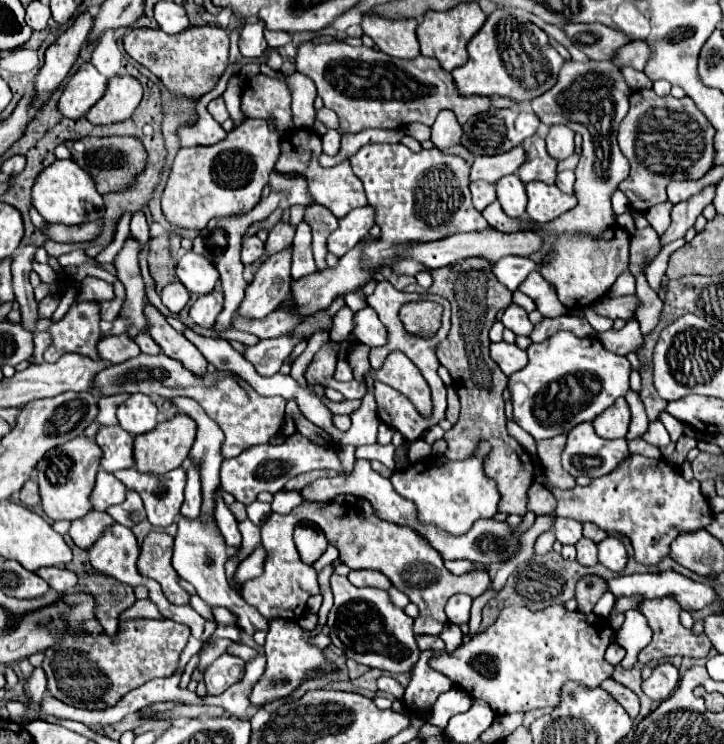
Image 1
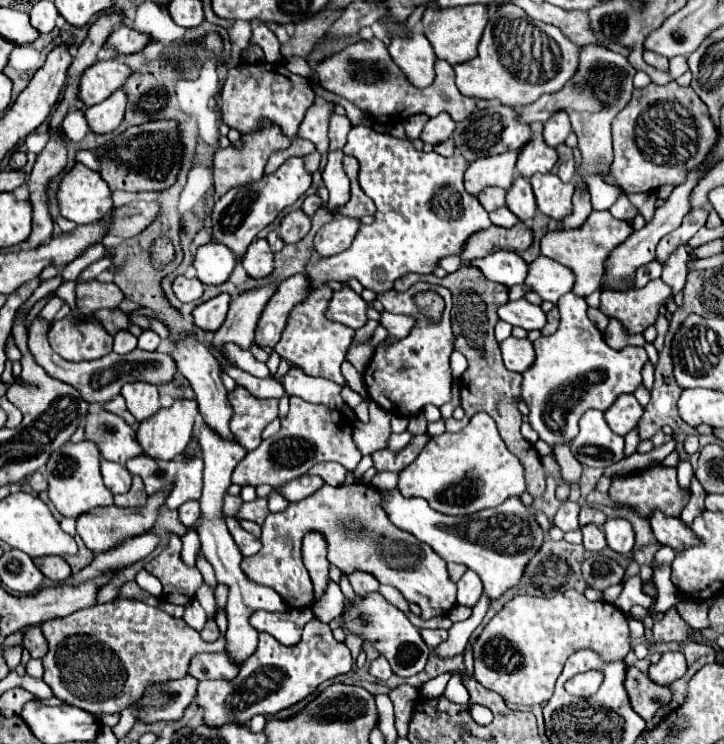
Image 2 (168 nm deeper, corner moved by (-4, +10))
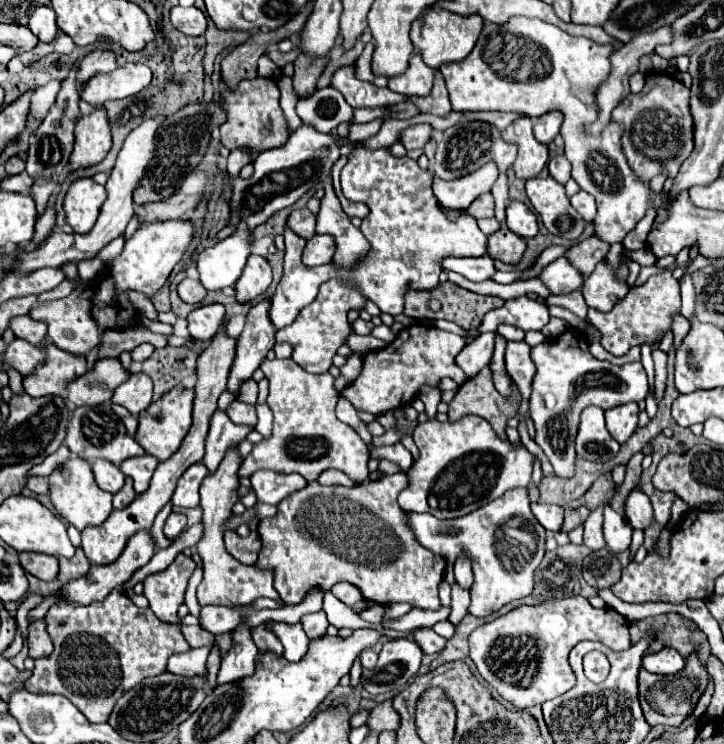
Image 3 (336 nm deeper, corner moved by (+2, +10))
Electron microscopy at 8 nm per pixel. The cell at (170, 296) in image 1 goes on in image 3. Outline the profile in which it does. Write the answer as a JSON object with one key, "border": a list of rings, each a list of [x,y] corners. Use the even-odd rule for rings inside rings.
{"border":[[[184,278],[180,284],[178,284],[178,296],[188,302],[188,304],[200,304],[206,296],[206,288],[200,284],[200,280],[190,280],[190,278]]]}

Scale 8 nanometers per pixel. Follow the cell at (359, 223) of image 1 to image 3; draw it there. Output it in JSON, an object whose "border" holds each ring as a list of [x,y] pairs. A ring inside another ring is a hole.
{"border":[[[316,234],[306,242],[302,262],[306,266],[320,266],[330,262],[334,256],[334,236],[330,234]]]}

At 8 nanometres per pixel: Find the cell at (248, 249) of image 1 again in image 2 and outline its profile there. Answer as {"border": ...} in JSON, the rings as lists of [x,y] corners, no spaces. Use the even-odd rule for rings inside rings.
{"border":[[[254,240],[242,260],[242,266],[250,278],[266,278],[274,272],[274,254],[266,240]]]}

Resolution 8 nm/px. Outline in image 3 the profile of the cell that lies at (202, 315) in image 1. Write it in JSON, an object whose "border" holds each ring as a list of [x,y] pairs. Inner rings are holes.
{"border":[[[208,304],[198,306],[188,314],[188,330],[192,338],[210,340],[224,322],[224,306],[222,304]]]}

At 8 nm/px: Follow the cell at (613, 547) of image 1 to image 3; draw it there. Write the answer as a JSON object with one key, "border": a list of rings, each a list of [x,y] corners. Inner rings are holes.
{"border":[[[604,506],[604,540],[614,554],[628,550],[632,540],[630,524],[620,514],[616,514],[610,506]]]}

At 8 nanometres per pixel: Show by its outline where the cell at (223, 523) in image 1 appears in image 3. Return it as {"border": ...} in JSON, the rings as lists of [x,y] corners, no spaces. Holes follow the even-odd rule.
{"border":[[[228,530],[224,532],[224,542],[226,542],[226,550],[242,564],[254,564],[260,552],[260,536],[258,532],[250,532],[250,536],[240,538],[236,532]]]}

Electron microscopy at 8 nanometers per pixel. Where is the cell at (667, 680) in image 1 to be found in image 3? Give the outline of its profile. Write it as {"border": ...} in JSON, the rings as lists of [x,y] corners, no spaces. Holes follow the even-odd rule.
{"border":[[[662,648],[660,652],[646,654],[642,666],[652,674],[670,676],[670,674],[678,674],[684,668],[684,660],[674,648]]]}

